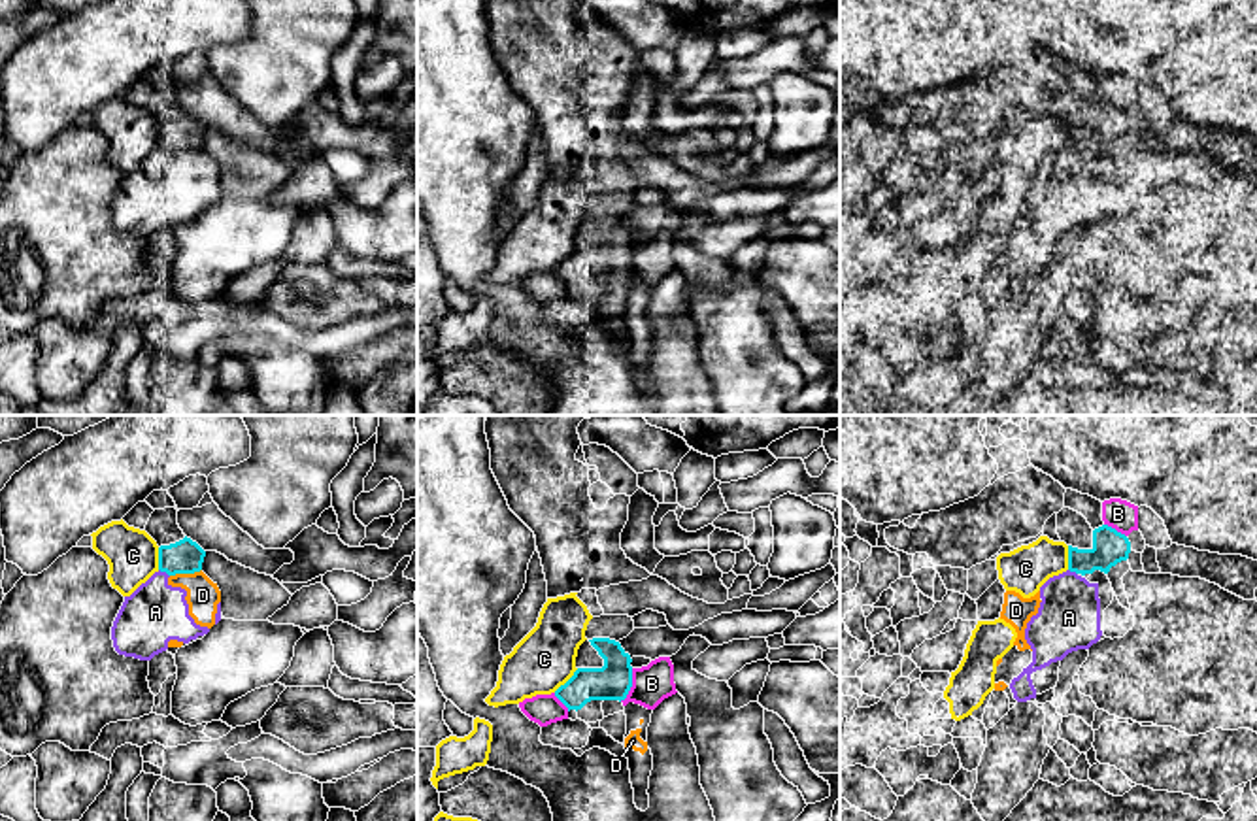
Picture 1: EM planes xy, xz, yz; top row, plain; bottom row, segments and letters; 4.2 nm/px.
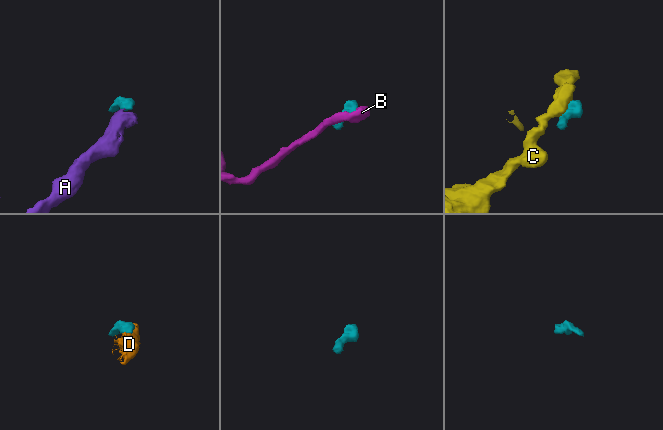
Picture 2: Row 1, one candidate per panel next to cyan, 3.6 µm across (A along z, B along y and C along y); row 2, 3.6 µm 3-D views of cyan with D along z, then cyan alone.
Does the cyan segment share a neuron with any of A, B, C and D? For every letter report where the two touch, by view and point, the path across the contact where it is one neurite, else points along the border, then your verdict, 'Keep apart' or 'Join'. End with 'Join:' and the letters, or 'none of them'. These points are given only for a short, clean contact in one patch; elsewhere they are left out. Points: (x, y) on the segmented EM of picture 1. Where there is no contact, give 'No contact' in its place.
A: Touches cyan at xy (165, 570). Keep apart
B: Touches cyan at xz (631, 686). Keep apart
C: Touches cyan at xz (567, 682). Keep apart
D: Touches cyan at xy (185, 572). Keep apart
Join: none of them

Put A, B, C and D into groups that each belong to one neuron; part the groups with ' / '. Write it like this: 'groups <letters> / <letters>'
groups A D / B / C

